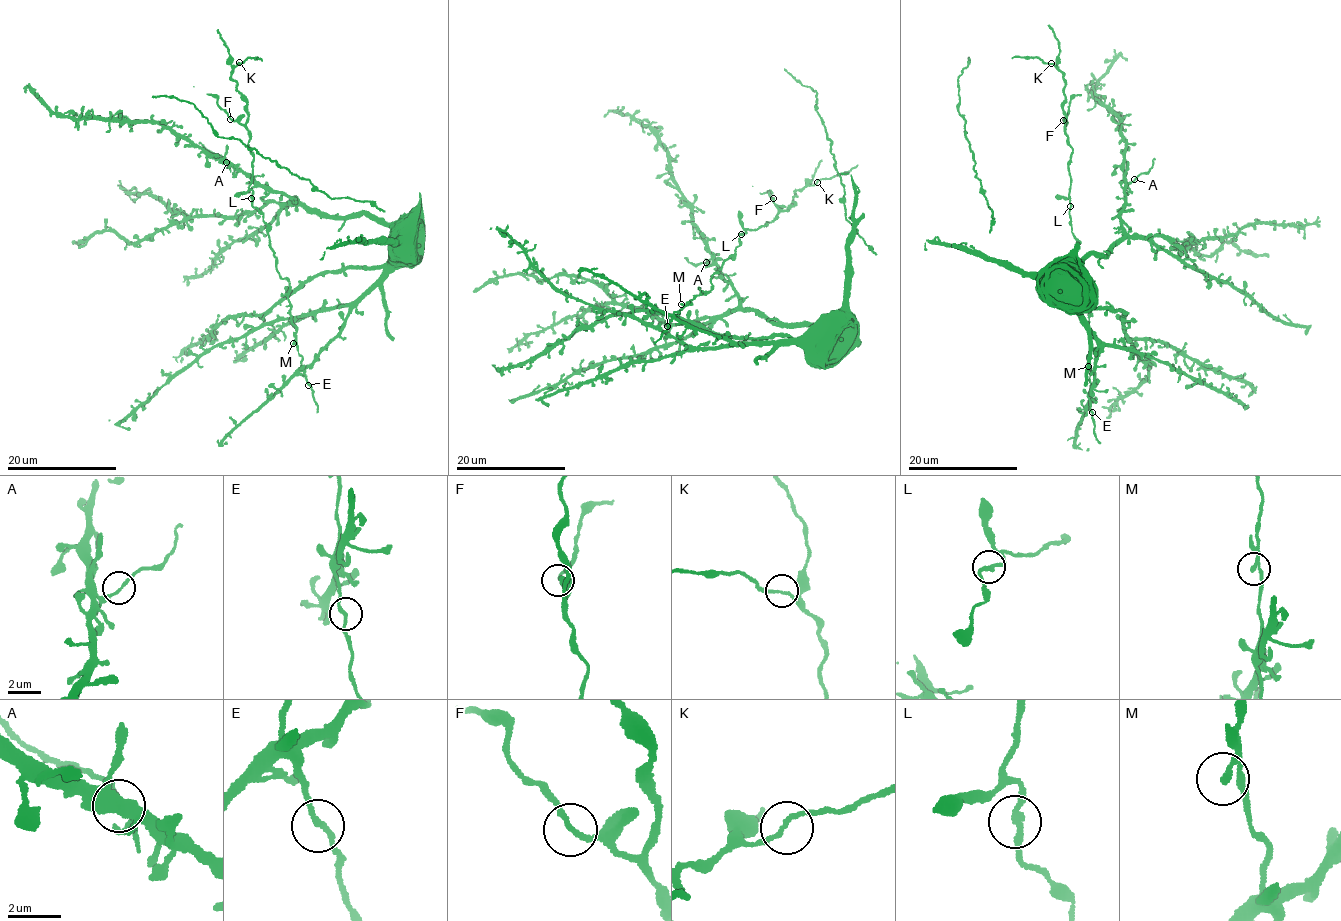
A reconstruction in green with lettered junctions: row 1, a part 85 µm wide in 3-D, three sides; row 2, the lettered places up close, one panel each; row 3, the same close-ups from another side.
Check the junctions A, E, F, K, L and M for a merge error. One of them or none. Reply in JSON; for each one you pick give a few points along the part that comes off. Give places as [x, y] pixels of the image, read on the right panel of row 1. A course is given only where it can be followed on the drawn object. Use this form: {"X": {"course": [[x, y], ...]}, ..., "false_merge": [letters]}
{"A": {"course": [[1134, 179], [1152, 168], [1155, 158]]}, "false_merge": ["A"]}

